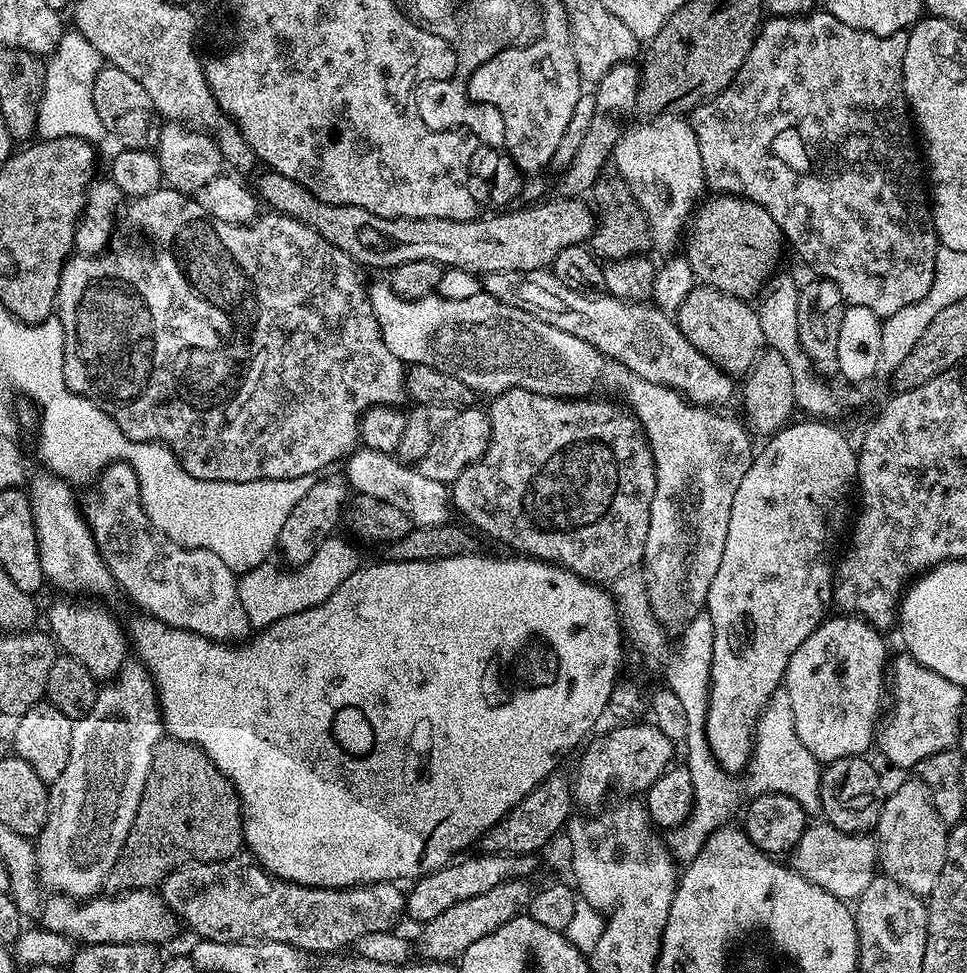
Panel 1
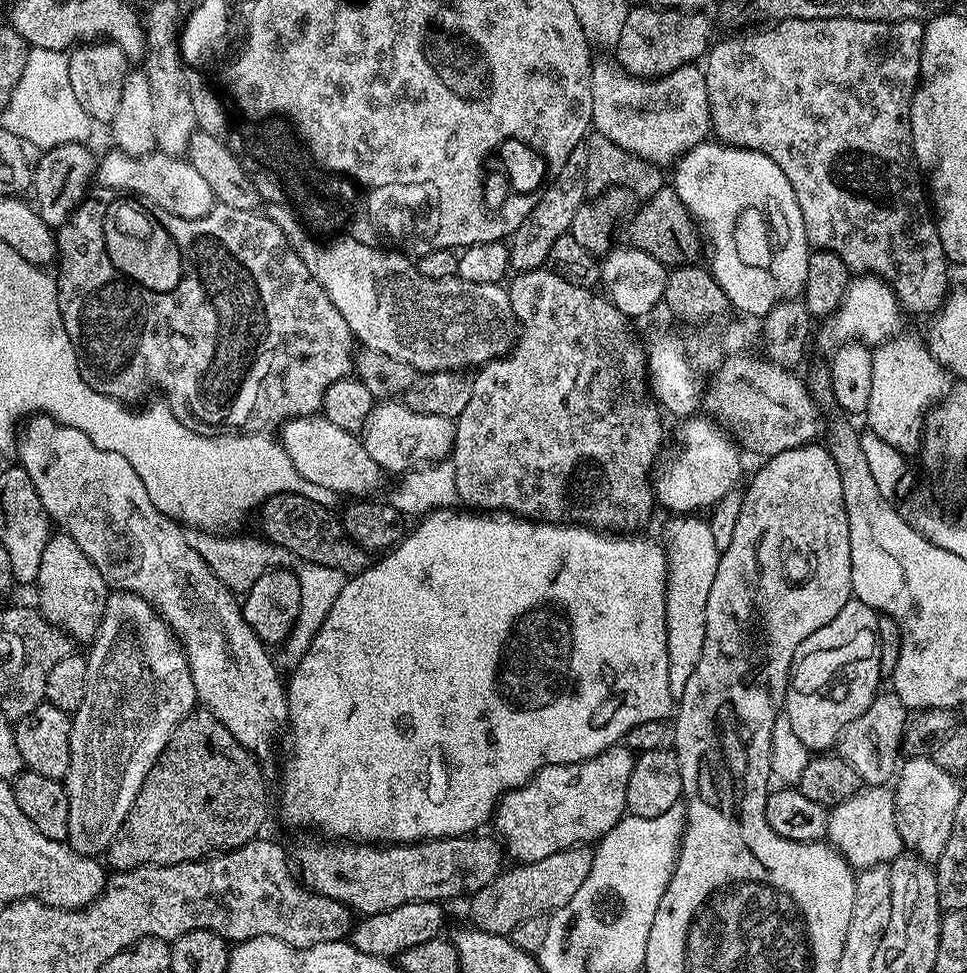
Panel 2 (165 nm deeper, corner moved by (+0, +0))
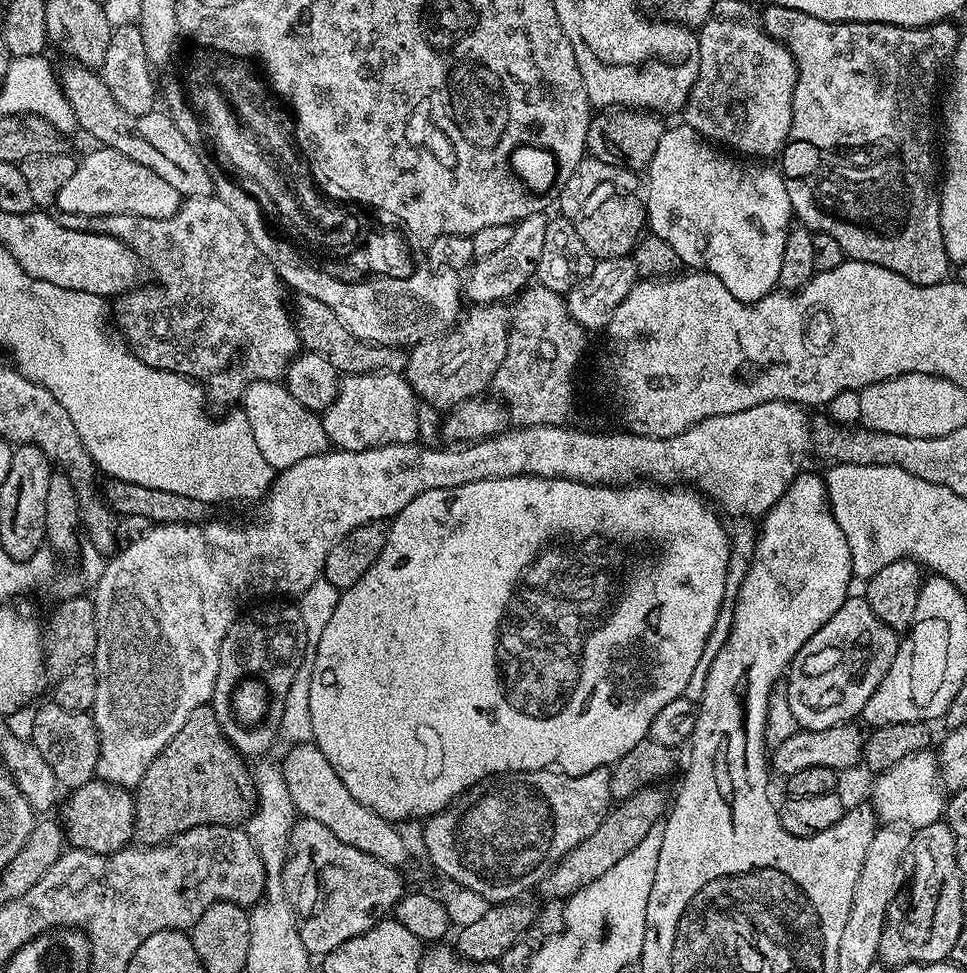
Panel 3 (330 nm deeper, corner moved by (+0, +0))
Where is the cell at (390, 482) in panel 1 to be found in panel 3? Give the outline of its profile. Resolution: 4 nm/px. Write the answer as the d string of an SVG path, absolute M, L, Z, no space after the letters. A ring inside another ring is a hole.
M274 380L254 382L244 392L242 407L246 418L250 422L250 430L254 430L254 442L258 442L258 450L262 450L262 458L270 462L270 466L277 470L294 466L294 462L302 462L302 458L310 458L319 452L327 452L330 441L324 429L323 419L309 408L304 408L298 398L294 398L284 387L283 383Z

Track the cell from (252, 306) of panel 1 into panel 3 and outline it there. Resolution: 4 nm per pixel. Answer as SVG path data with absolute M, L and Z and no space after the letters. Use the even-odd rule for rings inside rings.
M215 194L210 196L189 196L181 203L180 208L170 218L159 220L158 218L117 218L114 216L83 216L82 214L66 214L57 211L55 213L58 226L66 226L70 230L82 230L83 232L101 232L107 236L113 236L123 242L126 247L132 249L141 261L150 271L156 275L156 280L160 284L164 284L161 288L150 288L142 290L143 287L136 287L131 292L125 292L123 296L115 297L116 312L114 308L114 320L120 323L122 339L129 352L139 358L142 362L146 362L146 366L157 368L163 372L177 372L180 376L187 376L189 380L196 381L201 388L204 389L207 399L212 400L216 404L228 404L232 406L243 397L244 392L254 382L262 382L263 380L279 381L284 373L288 370L288 364L301 351L302 345L300 335L296 332L296 325L293 317L284 309L284 292L280 275L277 274L275 268L261 256L258 249L254 246L254 242L250 242L250 234L246 234L246 226L242 226L242 222L238 222L230 211L230 206L226 206L224 202L218 199Z

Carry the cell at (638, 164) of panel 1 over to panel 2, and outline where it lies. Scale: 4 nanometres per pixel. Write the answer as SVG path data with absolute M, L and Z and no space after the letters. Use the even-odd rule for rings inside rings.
M611 59L592 65L592 128L610 142L618 142L624 150L638 154L650 162L661 166L675 165L694 146L709 139L712 115L708 109L708 95L703 71L696 66L685 66L674 70L669 76L637 78L628 75L623 68Z

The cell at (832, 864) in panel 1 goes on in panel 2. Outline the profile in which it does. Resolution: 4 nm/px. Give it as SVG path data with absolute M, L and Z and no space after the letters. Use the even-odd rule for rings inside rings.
M865 785L846 801L833 805L828 815L827 839L833 847L843 853L844 860L854 870L866 869L876 864L891 863L891 860L901 855L904 850L897 830L896 799L893 789L887 785Z

